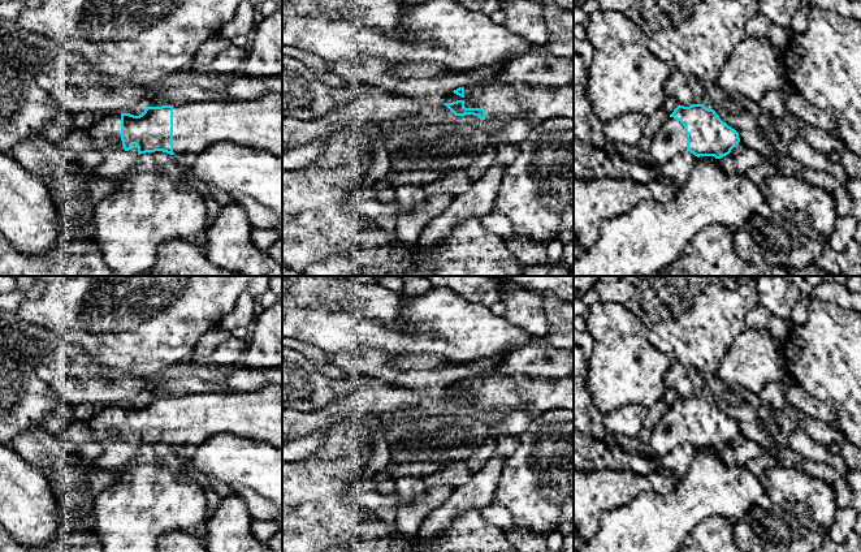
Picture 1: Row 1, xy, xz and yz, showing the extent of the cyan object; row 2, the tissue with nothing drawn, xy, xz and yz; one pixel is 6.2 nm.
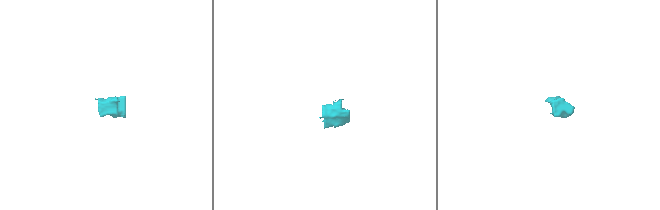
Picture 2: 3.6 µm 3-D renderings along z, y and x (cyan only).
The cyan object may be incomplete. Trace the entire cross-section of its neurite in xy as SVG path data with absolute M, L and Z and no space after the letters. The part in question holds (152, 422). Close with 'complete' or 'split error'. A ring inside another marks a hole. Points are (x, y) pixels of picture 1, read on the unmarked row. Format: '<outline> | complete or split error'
M268 384L258 391L246 392L205 392L147 398L139 407L108 405L88 422L70 421L62 437L73 436L74 432L79 439L96 441L109 441L111 436L117 436L116 441L125 441L131 449L163 443L187 450L200 447L215 435L228 432L282 449L282 384Z | split error

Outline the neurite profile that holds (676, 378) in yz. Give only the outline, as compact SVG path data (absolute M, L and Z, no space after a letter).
M672 359L663 378L663 384L669 389L674 389L680 397L689 398L695 396L693 384L687 374L687 367L676 359Z

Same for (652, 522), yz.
M718 450L700 452L685 476L665 495L639 493L627 505L602 514L594 536L576 552L678 552L685 538L709 517L722 516L732 523L741 521L766 487L744 463L726 465Z

